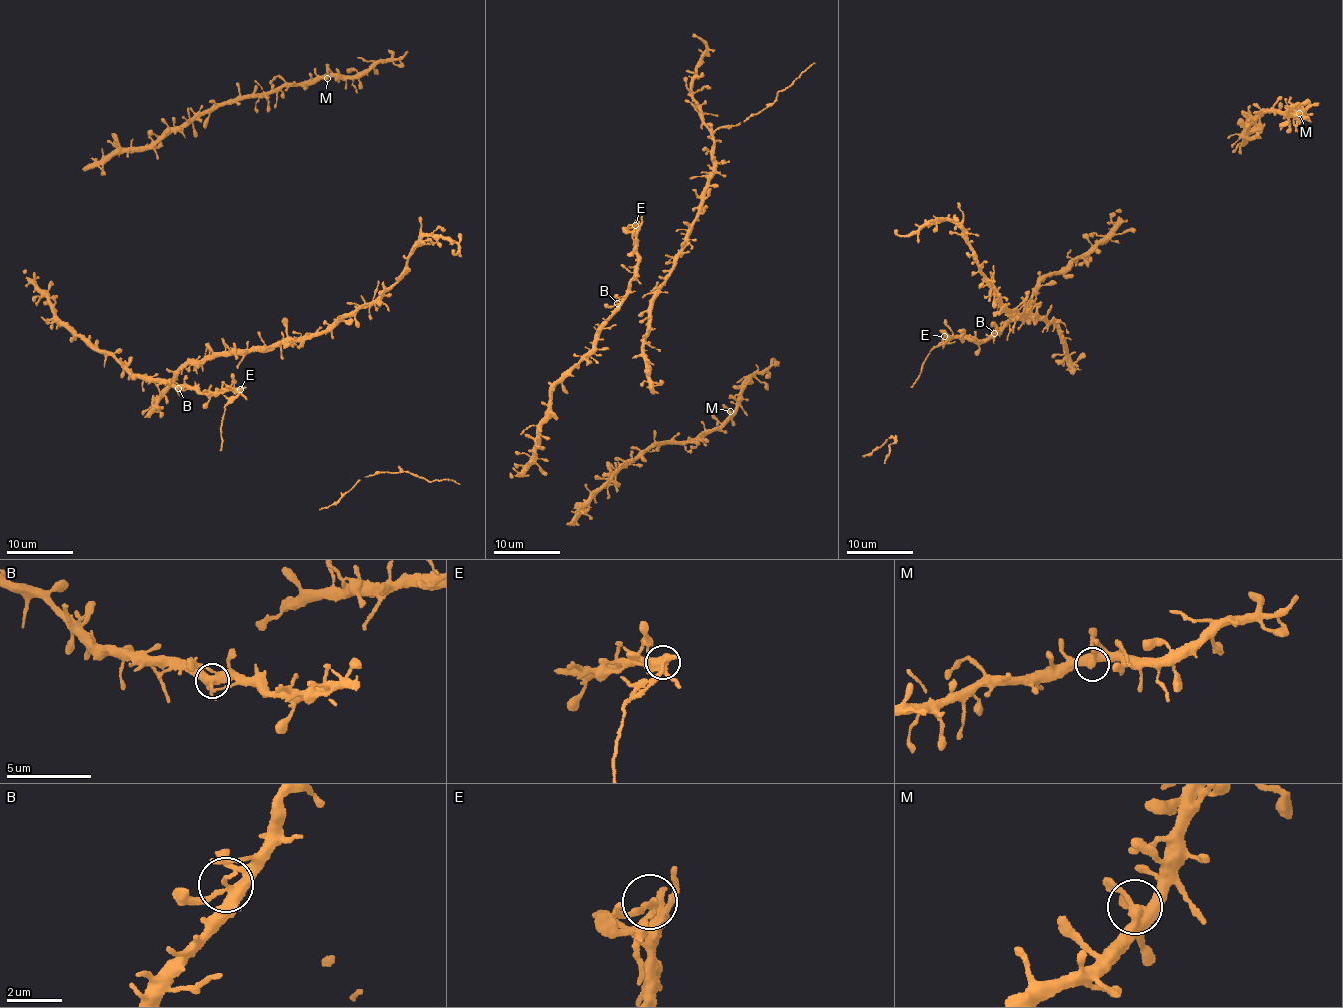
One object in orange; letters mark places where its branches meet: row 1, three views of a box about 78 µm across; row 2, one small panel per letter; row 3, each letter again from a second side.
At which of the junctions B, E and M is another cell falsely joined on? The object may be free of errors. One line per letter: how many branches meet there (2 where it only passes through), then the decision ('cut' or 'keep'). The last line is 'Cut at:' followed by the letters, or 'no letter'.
B: 4 | keep
E: 4 | cut
M: 4 | keep
Cut at: E

